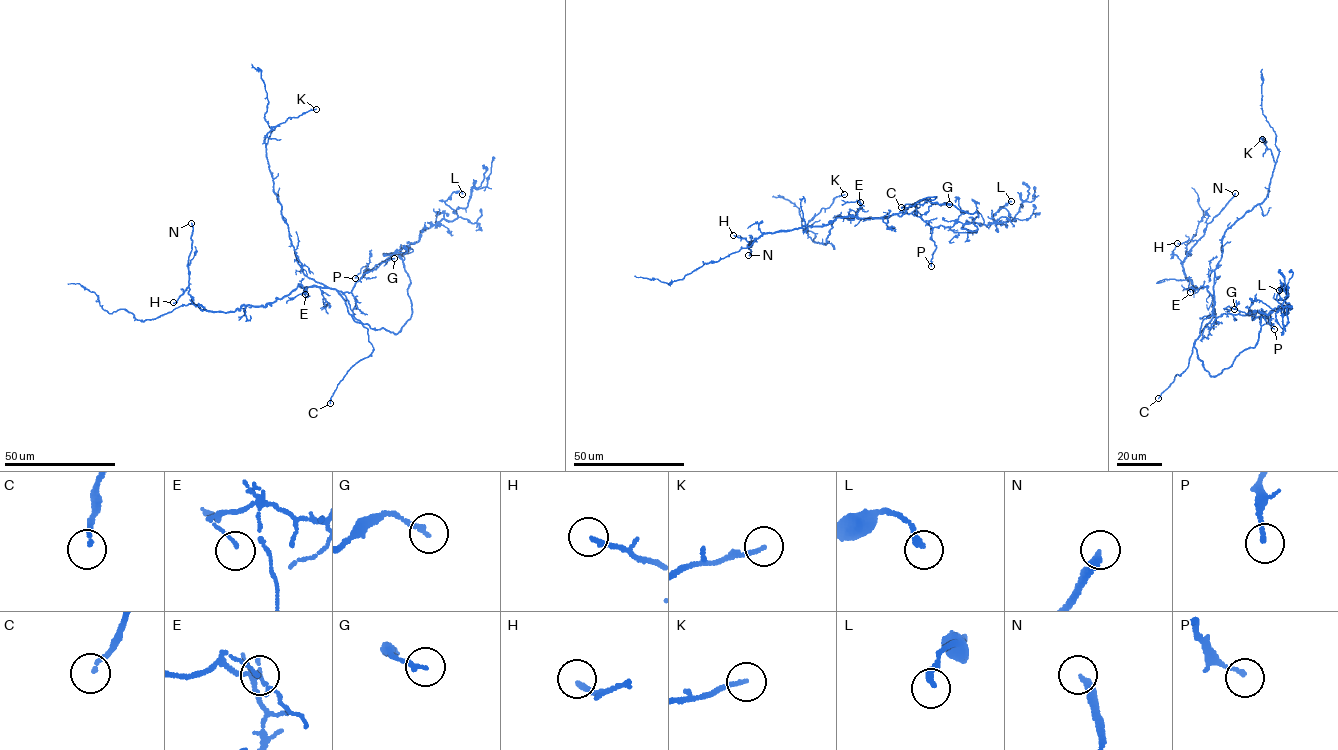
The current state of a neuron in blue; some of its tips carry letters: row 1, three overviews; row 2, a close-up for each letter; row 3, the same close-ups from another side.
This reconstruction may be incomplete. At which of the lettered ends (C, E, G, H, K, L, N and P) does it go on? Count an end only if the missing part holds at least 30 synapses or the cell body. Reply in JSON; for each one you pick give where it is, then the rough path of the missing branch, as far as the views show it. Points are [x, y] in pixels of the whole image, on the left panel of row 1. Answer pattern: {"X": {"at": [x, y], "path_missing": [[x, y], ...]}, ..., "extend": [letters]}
{"C": {"at": [330, 403]}, "N": {"at": [191, 223], "path_missing": [[191, 223], [183, 185], [187, 145]]}, "extend": ["C", "N"]}

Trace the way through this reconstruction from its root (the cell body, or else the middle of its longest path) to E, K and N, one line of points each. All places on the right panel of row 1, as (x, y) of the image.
E: (1211, 296), (1202, 285), (1189, 289), (1190, 292)
K: (1211, 296), (1214, 302), (1214, 271), (1221, 258), (1224, 233), (1260, 204), (1267, 194), (1275, 161), (1262, 139)
N: (1211, 296), (1206, 287), (1194, 289), (1184, 275), (1182, 263), (1203, 235), (1206, 225), (1235, 193)

